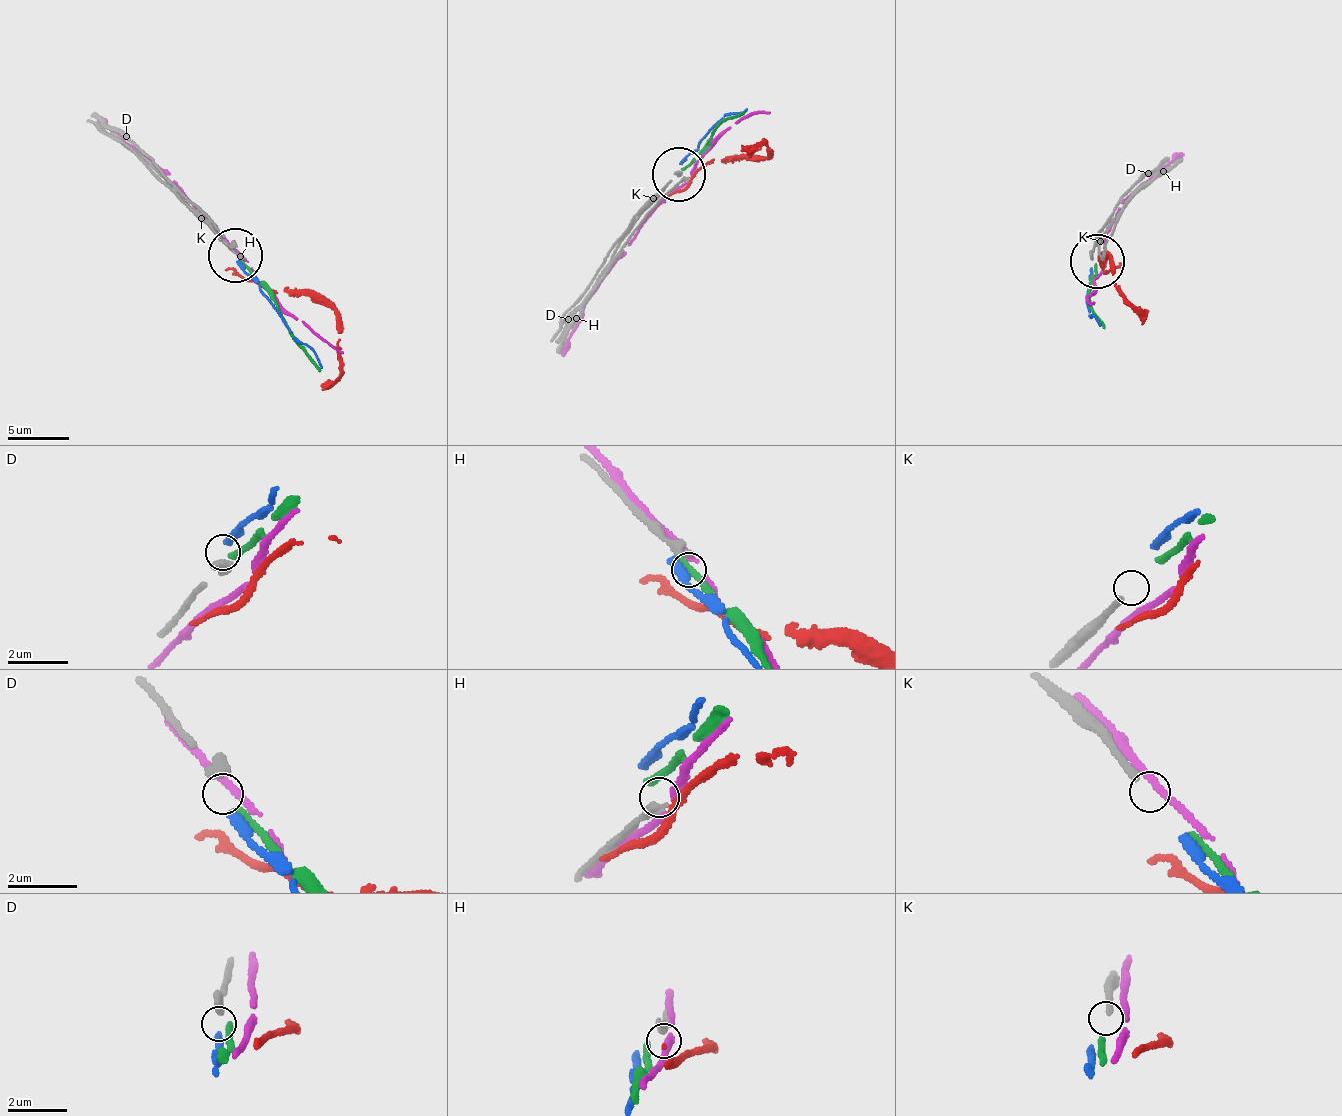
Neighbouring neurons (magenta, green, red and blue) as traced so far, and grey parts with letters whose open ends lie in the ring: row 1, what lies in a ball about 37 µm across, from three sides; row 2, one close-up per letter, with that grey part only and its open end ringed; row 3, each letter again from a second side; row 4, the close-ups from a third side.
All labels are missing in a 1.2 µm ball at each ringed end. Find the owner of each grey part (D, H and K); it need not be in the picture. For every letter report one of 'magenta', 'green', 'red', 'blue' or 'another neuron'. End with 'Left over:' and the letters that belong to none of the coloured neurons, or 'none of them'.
D: another neuron
H: another neuron
K: another neuron
Left over: D, H, K

